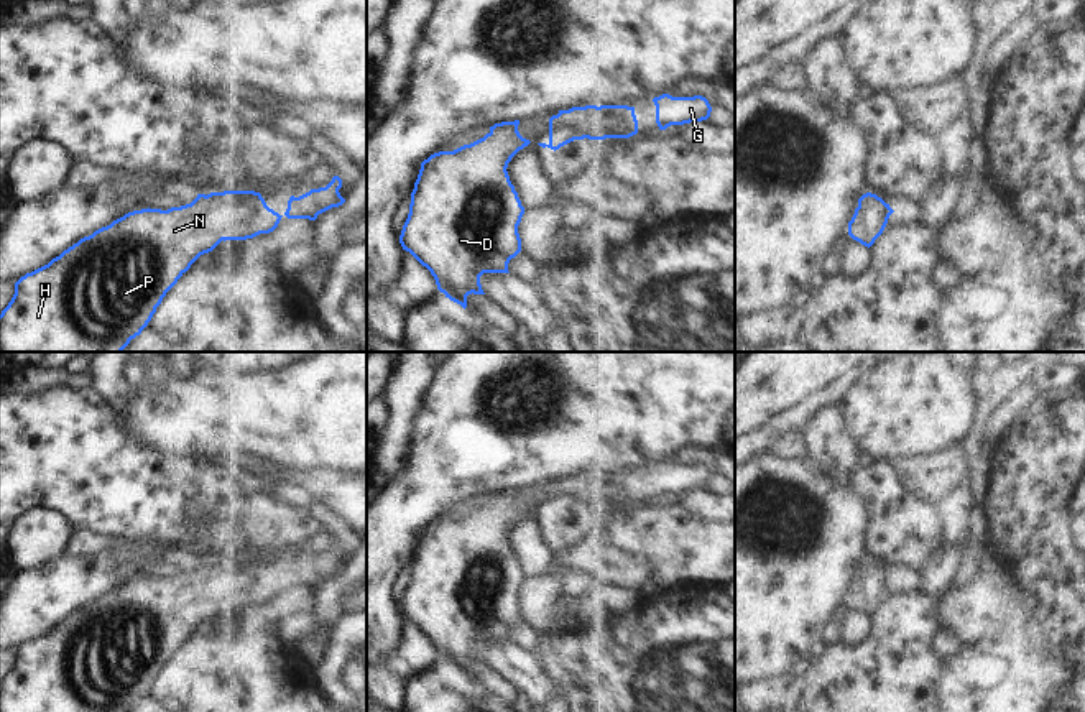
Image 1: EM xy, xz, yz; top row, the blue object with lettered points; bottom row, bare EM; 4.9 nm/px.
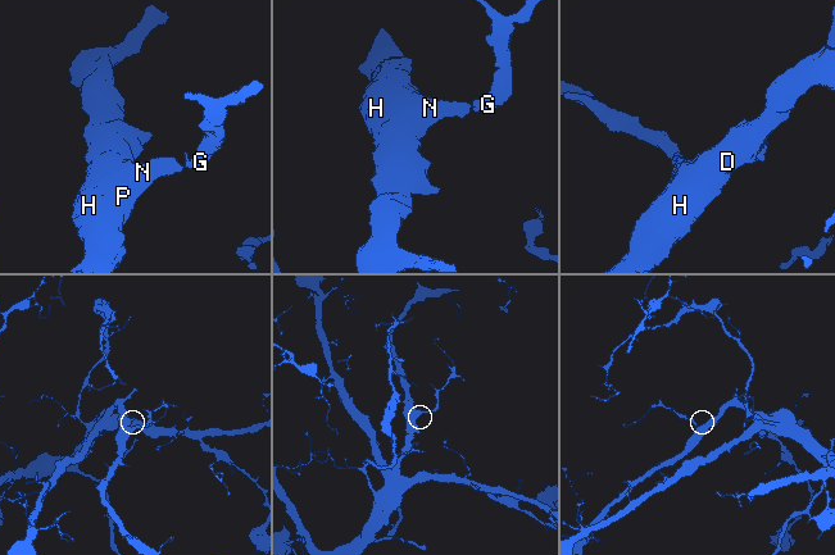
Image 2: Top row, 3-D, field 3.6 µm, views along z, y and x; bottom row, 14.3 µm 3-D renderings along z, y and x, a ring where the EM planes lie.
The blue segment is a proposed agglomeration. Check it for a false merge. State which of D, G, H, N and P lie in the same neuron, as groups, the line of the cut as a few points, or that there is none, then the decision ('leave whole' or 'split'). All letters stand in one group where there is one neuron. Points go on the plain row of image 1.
groups D G H N P; cut none; leave whole

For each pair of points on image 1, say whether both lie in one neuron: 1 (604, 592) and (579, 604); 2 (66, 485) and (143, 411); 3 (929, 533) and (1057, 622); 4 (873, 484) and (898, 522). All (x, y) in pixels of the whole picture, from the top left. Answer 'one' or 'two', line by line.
1: one
2: two
3: two
4: one

